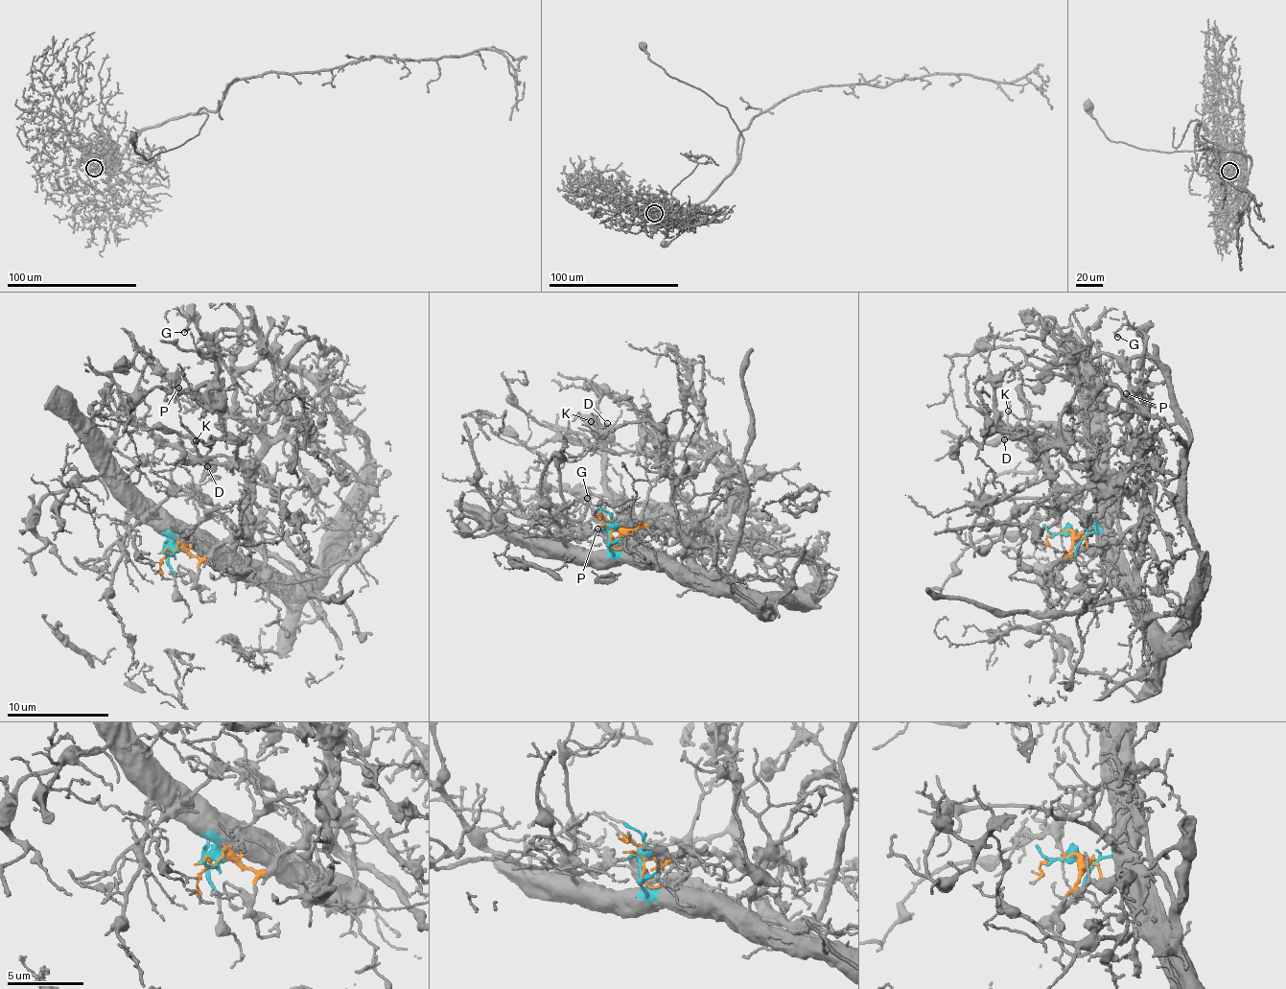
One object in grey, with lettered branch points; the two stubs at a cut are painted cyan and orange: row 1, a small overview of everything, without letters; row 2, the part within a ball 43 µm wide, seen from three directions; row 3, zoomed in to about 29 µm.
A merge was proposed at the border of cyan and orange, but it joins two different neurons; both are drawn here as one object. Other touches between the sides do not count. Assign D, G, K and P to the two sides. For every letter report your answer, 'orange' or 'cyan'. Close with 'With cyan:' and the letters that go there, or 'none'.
D: orange
G: orange
K: orange
P: orange
With cyan: none

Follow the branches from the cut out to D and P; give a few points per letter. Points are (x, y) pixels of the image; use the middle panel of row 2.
D: (611, 528), (652, 523), (700, 542), (689, 558), (674, 473), (642, 453), (614, 453), (606, 423)
P: (611, 528), (652, 523), (700, 535), (700, 542), (689, 558), (692, 540), (671, 533), (597, 529)

